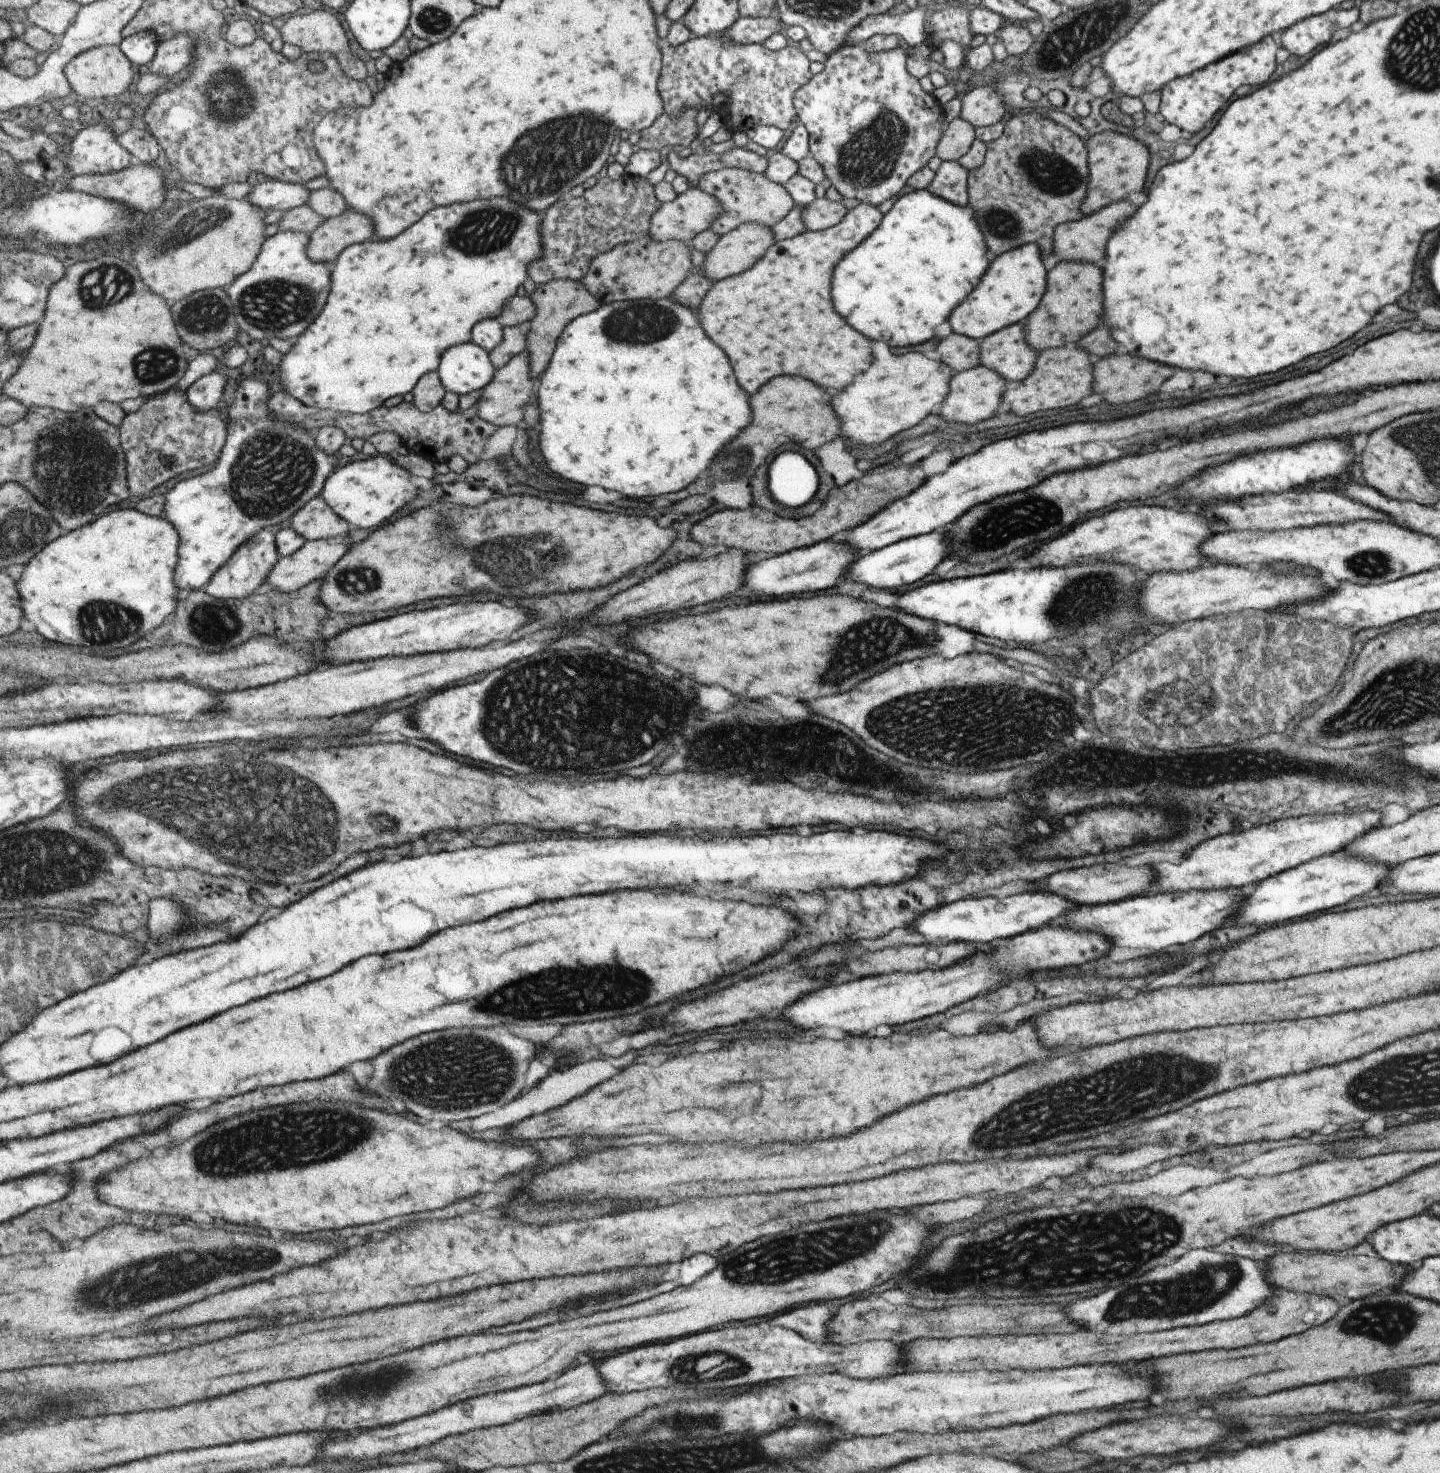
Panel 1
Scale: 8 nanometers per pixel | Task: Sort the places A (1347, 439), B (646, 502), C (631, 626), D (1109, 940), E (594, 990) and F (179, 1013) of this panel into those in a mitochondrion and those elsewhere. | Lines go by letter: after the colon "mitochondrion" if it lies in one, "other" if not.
A: other
B: other
C: other
D: other
E: mitochondrion
F: other

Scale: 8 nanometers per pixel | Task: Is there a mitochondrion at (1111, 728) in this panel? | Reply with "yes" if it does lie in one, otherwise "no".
yes

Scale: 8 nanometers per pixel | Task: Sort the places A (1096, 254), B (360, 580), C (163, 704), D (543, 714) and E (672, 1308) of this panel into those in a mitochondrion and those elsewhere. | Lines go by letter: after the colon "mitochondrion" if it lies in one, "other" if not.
A: other
B: mitochondrion
C: other
D: mitochondrion
E: other

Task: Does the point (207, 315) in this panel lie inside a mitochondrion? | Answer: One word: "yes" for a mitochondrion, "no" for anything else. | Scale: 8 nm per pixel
yes

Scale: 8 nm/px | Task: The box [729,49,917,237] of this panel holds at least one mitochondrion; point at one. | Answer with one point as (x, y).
(869, 157)

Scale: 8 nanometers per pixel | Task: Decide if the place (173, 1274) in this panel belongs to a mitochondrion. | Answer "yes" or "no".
yes

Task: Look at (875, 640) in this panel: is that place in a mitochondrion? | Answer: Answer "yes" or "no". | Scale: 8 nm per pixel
yes

